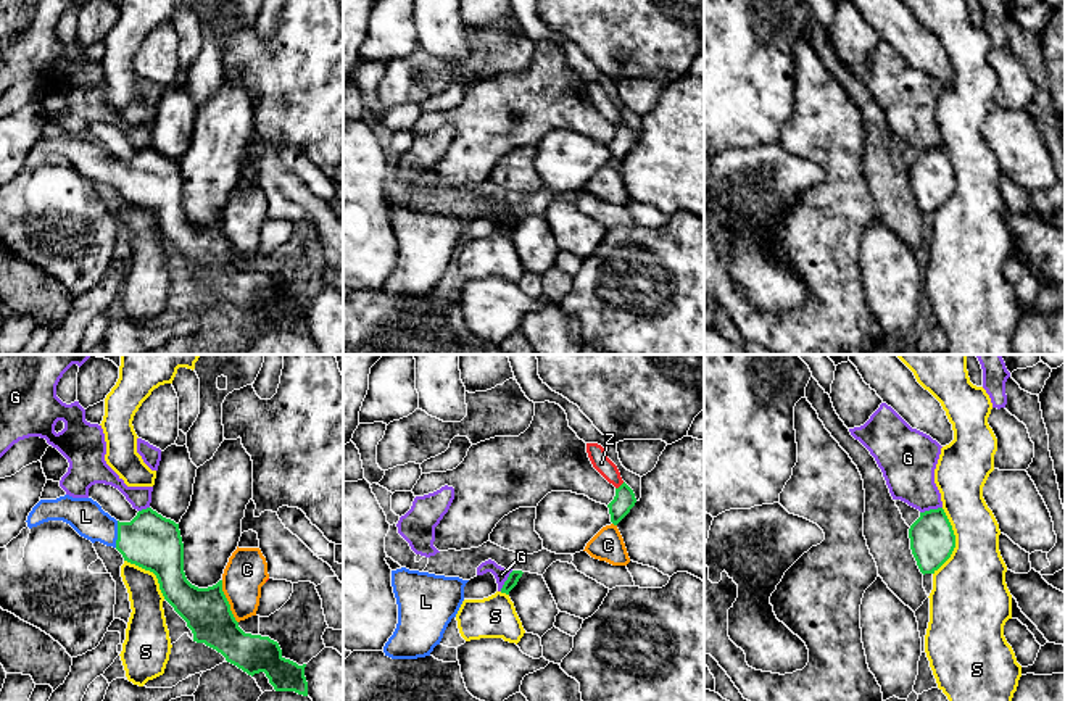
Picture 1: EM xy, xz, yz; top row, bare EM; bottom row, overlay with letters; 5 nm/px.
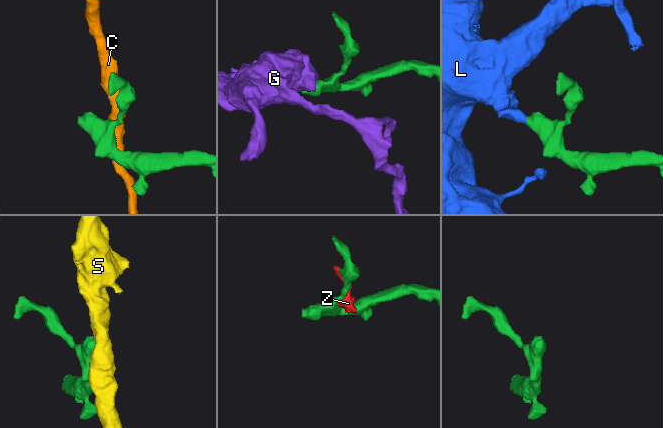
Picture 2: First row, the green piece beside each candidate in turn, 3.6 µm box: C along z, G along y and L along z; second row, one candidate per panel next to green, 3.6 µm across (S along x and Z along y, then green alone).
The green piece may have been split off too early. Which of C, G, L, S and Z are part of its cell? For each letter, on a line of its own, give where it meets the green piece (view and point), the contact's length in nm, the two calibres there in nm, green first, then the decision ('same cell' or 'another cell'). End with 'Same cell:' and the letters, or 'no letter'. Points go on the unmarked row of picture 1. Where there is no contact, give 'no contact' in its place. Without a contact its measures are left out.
C: xy (227, 240) | 240 nm | 240/200 nm | another cell
G: yz (930, 149) | 120 nm | 220/260 nm | another cell
L: xy (118, 173) | 140 nm | 280/180 nm | same cell
S: yz (954, 181) | 340 nm | 220/360 nm | another cell
Z: xz (621, 124) | 60 nm | 110/90 nm | another cell
Same cell: L

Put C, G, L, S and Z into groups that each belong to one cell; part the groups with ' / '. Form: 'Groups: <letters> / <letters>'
Groups: C / G / L / S / Z

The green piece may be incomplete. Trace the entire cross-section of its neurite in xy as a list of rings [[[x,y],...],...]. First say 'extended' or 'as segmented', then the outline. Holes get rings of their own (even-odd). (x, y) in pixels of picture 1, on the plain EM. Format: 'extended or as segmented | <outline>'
extended | [[[92,137],[40,139],[27,155],[27,166],[48,160],[69,163],[81,176],[116,187],[124,200],[156,214],[164,239],[187,261],[193,280],[221,292],[248,314],[264,311],[276,330],[308,335],[305,306],[285,298],[277,280],[245,272],[222,230],[222,219],[208,227],[192,224],[184,211],[179,163],[151,147],[131,161],[119,161]]]

